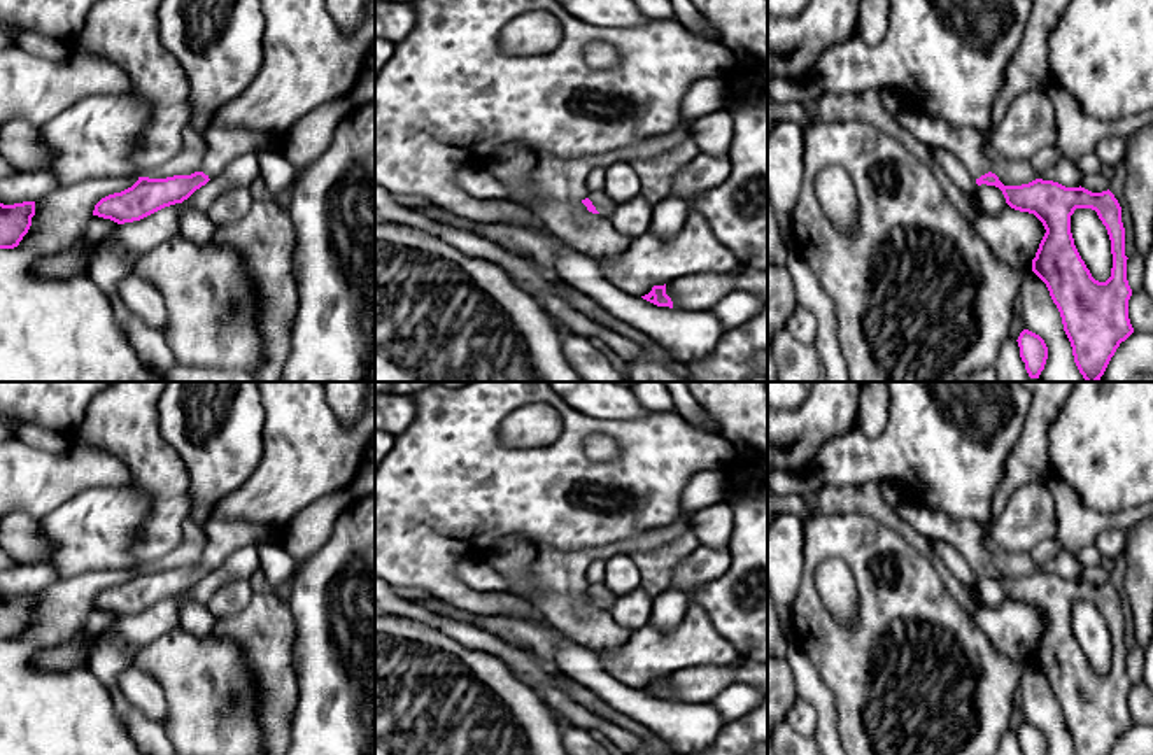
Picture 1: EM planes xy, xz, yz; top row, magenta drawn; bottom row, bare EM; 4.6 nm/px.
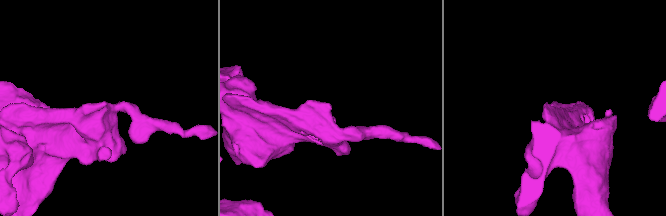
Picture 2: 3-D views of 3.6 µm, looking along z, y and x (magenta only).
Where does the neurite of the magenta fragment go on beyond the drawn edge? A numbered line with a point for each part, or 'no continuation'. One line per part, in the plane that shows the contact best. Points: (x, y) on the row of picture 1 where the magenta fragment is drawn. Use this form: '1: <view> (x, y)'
1: xz (603, 204)

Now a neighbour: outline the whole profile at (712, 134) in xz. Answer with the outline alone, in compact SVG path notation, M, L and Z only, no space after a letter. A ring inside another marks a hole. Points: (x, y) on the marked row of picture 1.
M720 110L694 119L687 124L689 137L699 152L710 156L729 156L734 137L734 123L731 112Z

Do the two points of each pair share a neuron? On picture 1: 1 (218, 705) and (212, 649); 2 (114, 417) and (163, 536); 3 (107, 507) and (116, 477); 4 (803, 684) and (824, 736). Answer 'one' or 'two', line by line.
1: one
2: one
3: two
4: one

